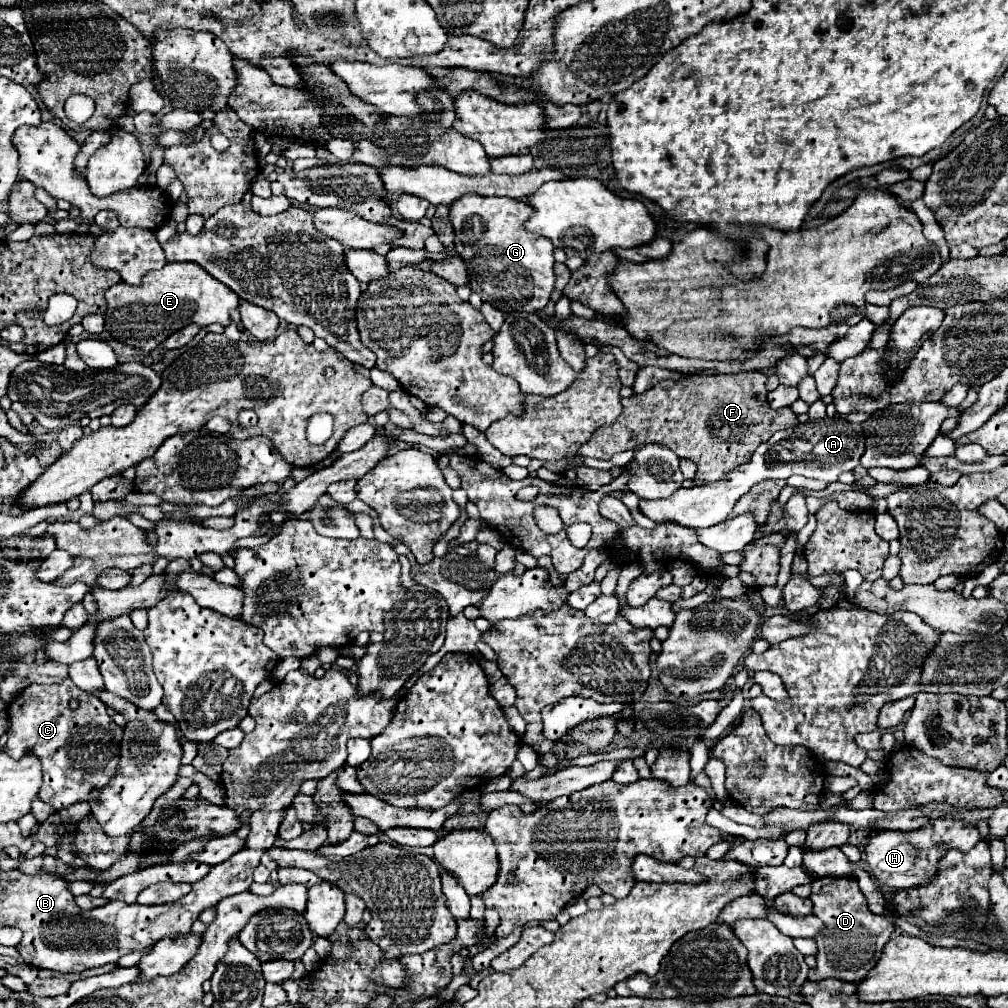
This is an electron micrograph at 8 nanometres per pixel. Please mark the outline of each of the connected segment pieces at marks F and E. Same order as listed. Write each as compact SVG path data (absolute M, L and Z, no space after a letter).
M740 371L734 375L682 375L680 381L660 381L642 395L622 399L622 413L614 425L596 429L576 455L610 459L620 451L660 443L680 459L694 461L698 467L694 485L718 481L724 473L748 463L754 449L778 429L798 423L790 407L772 409L768 405L766 379L768 375L762 371Z
M166 263L160 271L148 271L138 287L116 283L106 291L106 331L120 343L152 353L178 329L196 323L208 327L212 323L228 325L230 311L238 307L240 299L234 291L214 281L202 267L194 263Z

